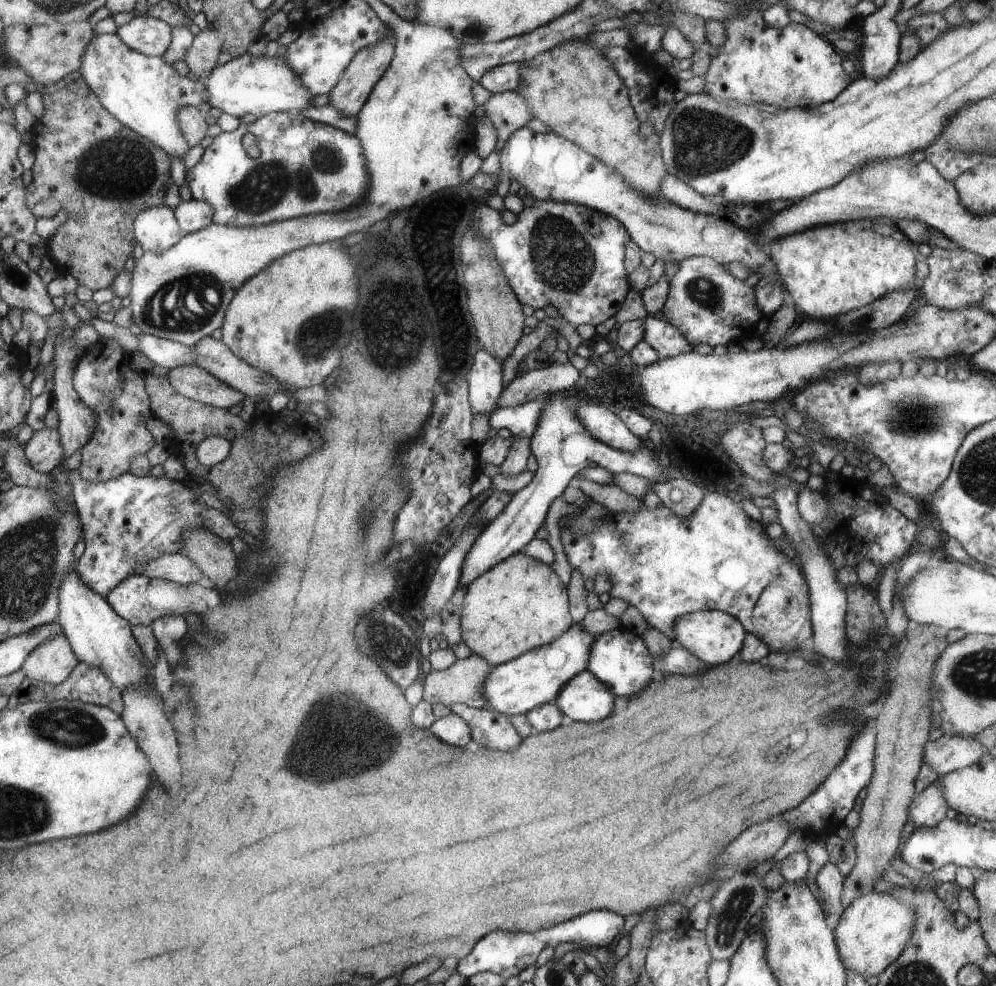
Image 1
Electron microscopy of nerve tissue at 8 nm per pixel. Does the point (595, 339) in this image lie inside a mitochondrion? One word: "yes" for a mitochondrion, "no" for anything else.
no

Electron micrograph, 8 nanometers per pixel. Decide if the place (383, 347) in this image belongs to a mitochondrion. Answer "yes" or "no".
yes

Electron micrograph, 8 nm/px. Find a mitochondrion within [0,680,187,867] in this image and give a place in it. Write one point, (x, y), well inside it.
(66, 725)

